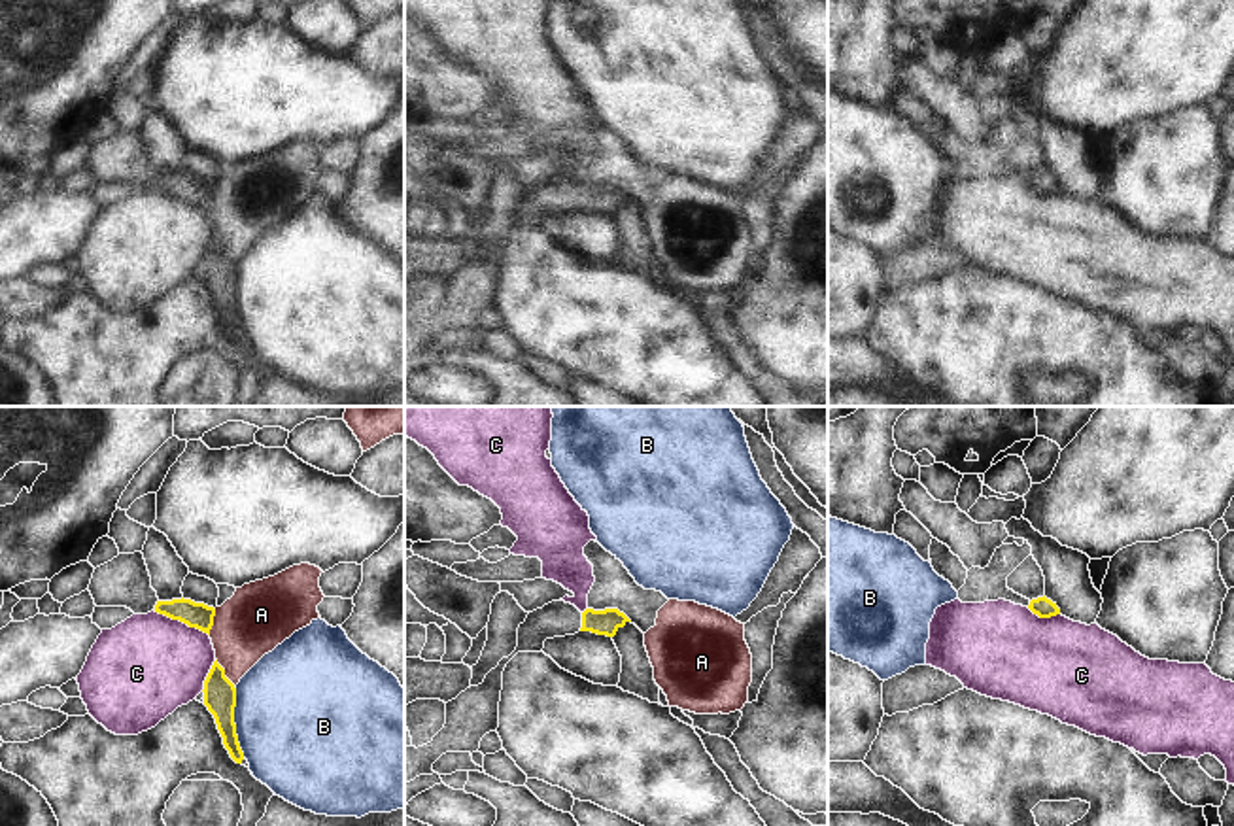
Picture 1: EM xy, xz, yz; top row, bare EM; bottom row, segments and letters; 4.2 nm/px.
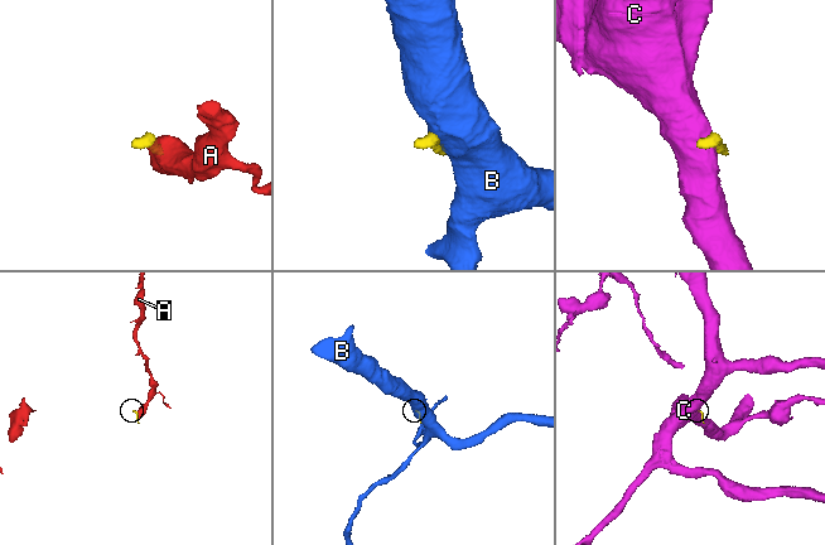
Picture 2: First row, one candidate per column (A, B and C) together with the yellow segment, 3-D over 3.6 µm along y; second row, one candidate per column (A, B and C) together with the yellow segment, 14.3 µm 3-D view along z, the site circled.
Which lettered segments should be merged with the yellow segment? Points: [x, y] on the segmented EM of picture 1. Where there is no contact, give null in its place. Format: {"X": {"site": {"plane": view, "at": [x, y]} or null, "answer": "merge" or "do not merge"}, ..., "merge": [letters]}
{"A": {"site": {"plane": "xy", "at": [223, 671]}, "answer": "do not merge"}, "B": {"site": {"plane": "xy", "at": [233, 722]}, "answer": "do not merge"}, "C": {"site": {"plane": "xy", "at": [182, 620]}, "answer": "do not merge"}, "merge": []}

